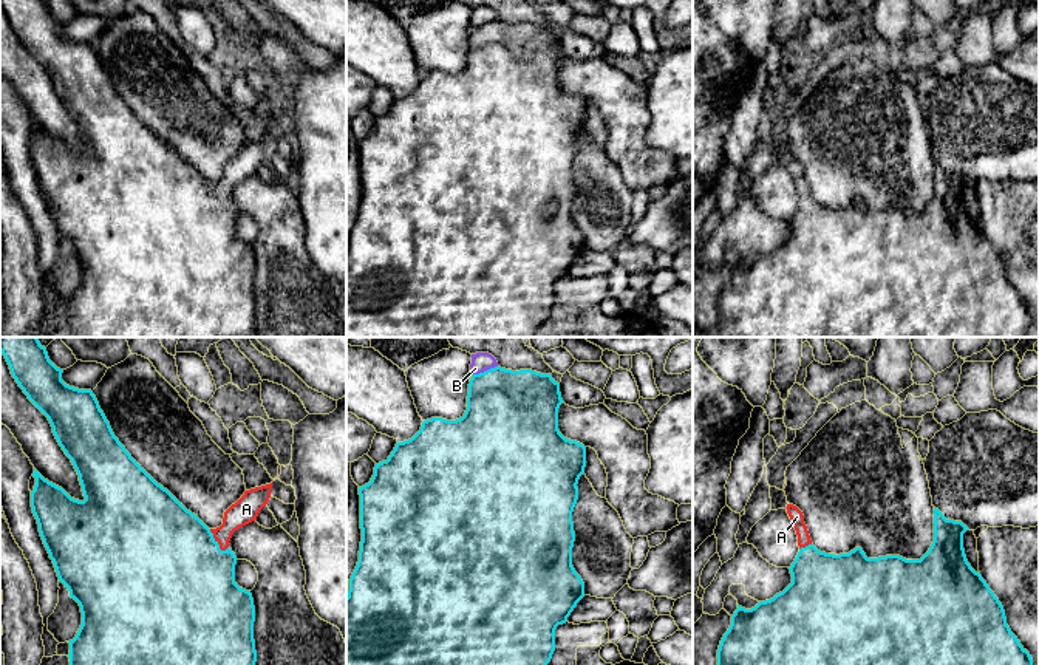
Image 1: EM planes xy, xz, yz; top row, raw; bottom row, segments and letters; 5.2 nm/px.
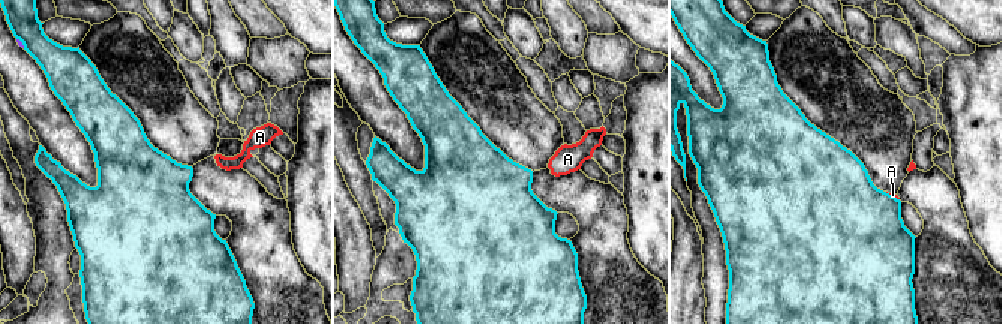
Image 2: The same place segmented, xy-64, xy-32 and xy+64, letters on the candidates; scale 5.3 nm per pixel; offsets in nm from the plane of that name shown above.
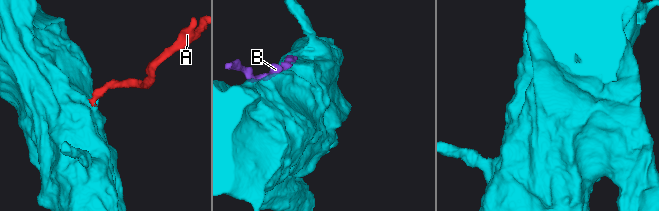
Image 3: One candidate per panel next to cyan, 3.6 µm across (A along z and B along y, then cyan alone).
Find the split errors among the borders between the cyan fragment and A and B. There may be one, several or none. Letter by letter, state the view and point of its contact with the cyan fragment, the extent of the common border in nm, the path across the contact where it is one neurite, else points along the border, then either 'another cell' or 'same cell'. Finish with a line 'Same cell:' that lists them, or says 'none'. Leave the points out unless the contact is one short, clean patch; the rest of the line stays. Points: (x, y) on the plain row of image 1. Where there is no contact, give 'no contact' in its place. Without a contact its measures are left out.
A: meets cyan in xy at (215, 195); contact 150 nm long; runs through xy (175, 221), (215, 195), (246, 163); same cell
B: meets cyan in xz at (484, 25); contact 140 nm long; another cell
Same cell: A

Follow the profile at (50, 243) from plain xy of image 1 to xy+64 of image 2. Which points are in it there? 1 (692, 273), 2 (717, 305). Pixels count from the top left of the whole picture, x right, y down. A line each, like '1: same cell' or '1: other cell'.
1: other cell
2: same cell

